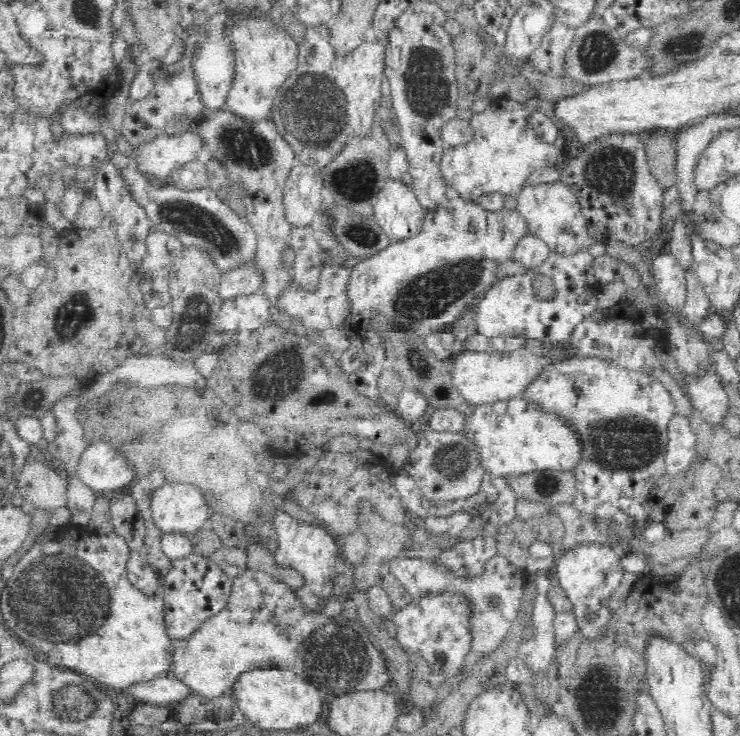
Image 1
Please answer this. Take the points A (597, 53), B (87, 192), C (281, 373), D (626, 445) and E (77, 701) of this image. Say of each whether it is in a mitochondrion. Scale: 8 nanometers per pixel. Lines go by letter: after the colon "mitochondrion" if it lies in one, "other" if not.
A: mitochondrion
B: other
C: mitochondrion
D: mitochondrion
E: mitochondrion

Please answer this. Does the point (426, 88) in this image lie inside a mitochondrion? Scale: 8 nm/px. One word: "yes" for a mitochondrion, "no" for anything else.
yes

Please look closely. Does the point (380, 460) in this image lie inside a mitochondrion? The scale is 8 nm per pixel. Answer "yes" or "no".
no

